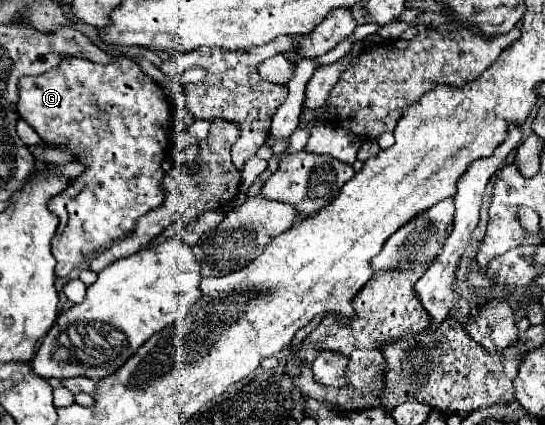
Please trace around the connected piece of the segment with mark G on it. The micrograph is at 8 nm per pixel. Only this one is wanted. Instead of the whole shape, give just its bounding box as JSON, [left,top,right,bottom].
[16,57,178,277]

